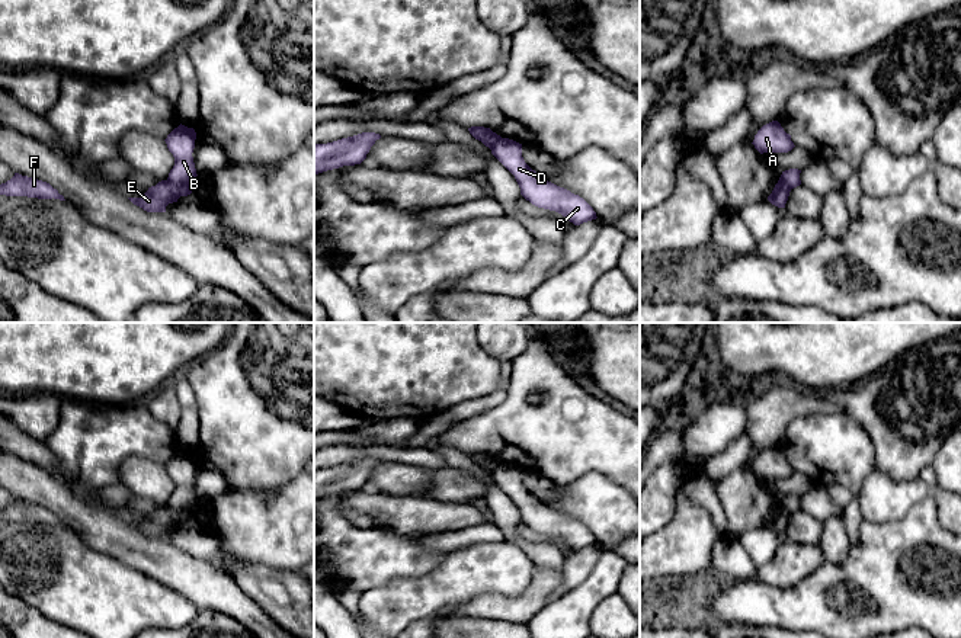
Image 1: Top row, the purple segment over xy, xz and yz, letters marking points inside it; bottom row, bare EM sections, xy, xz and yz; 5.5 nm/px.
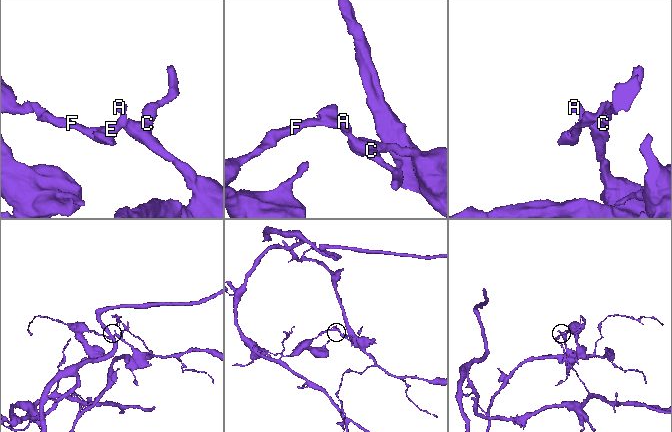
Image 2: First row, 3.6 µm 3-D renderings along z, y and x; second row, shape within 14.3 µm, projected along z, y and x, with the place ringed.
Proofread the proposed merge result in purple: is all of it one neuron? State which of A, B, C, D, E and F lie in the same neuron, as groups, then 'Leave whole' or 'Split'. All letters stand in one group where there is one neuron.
Groups: A B C D / E F. Split

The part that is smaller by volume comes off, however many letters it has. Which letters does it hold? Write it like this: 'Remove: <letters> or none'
Remove: E, F

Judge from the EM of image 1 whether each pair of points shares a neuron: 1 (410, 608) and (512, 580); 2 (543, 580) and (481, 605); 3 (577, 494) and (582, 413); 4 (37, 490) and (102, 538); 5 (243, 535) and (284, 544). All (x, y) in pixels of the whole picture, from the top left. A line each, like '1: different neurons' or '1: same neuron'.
1: same neuron
2: same neuron
3: different neurons
4: same neuron
5: same neuron

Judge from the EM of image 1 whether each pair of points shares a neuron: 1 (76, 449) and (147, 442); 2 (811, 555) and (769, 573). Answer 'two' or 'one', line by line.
1: one
2: one

